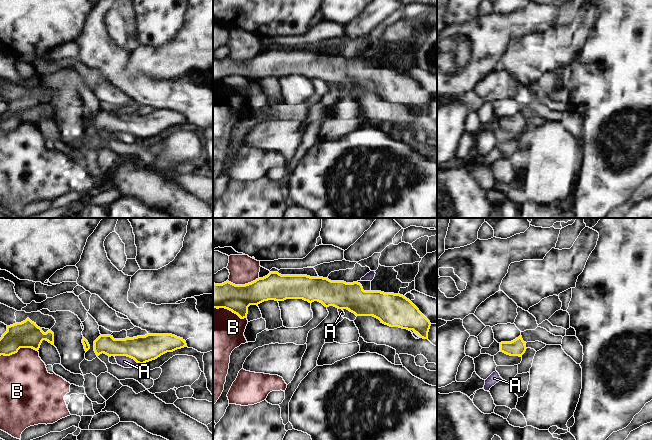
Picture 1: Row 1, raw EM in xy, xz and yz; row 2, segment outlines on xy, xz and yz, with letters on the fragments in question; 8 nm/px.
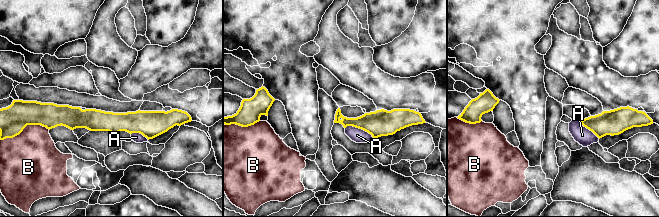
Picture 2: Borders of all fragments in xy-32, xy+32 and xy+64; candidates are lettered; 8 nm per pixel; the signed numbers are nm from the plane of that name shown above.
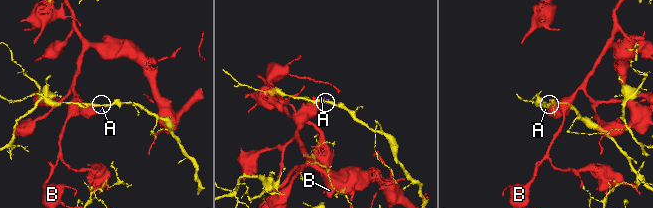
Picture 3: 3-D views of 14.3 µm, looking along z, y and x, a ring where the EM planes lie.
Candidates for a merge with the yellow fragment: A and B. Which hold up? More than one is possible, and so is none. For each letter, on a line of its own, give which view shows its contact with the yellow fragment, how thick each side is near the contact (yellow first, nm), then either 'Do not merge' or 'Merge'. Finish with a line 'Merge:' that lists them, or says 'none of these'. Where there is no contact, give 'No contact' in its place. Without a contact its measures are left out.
A: Touches yellow in xy. Thickness 220 nm (yellow) against 90 nm. Do not merge
B: Touches yellow in xy. Thickness 220 nm (yellow) against 400 nm. Do not merge
Merge: none of these.

